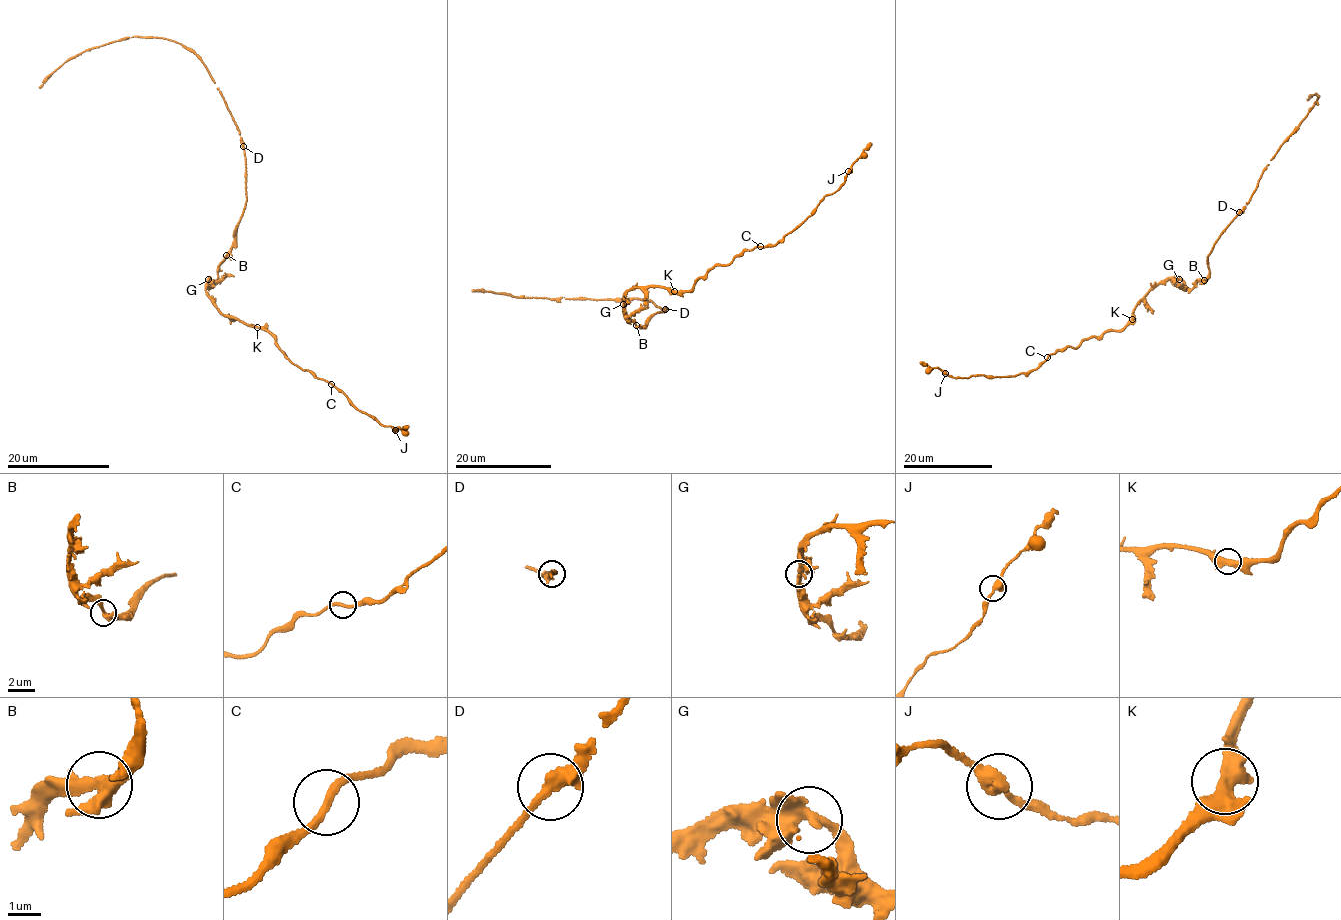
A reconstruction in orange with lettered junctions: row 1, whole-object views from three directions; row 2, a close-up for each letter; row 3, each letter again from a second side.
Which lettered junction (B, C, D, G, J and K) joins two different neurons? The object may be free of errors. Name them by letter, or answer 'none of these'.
none of these

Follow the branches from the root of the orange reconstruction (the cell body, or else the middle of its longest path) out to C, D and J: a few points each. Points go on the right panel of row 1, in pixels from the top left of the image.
C: (1198, 282), (1187, 288), (1182, 280), (1167, 278), (1140, 301), (1128, 325), (1047, 357)
D: (1198, 282), (1209, 273), (1207, 258), (1215, 241), (1239, 213)
J: (1198, 282), (1187, 288), (1167, 278), (1140, 301), (1128, 325), (1057, 351), (1029, 371), (967, 378), (945, 373)

